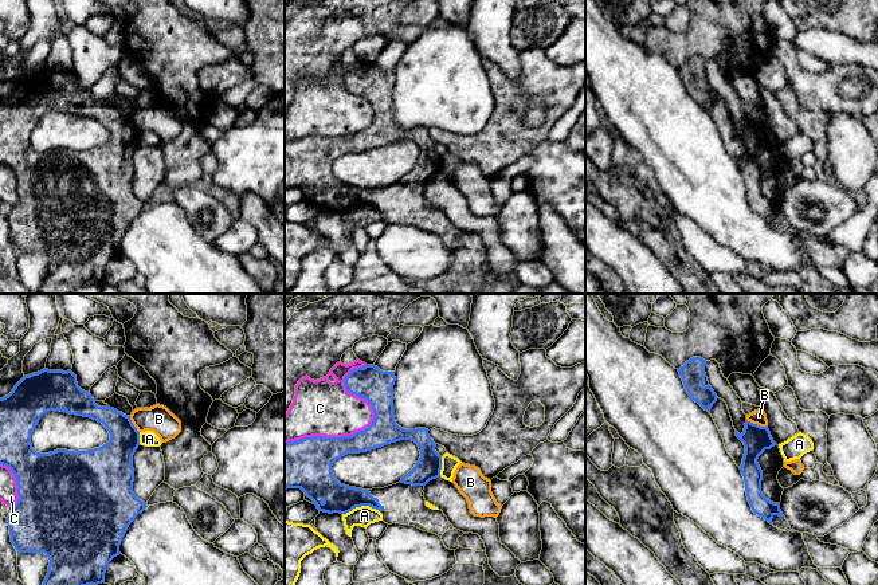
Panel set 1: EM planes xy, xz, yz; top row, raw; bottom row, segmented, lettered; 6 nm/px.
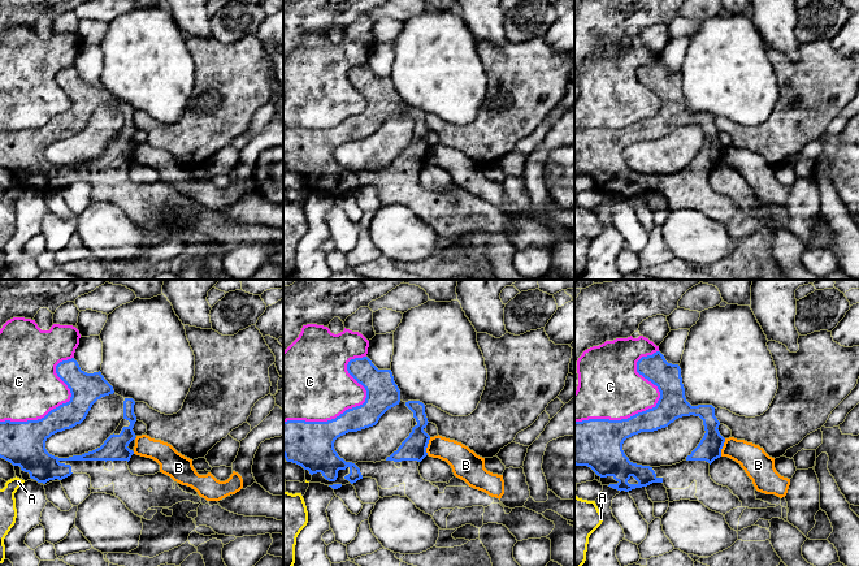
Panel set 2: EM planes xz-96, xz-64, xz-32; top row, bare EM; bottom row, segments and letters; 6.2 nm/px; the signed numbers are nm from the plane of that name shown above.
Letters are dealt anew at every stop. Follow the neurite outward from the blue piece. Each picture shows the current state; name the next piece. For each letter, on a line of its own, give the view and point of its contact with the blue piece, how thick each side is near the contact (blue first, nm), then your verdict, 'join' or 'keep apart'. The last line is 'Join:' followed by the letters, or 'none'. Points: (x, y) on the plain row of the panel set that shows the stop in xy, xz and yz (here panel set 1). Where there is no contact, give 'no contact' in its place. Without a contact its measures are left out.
A: contact xz (360, 205); calibres 180 and 120 nm; keep apart
B: contact yz (756, 124); calibres 160 and 90 nm; keep apart
C: contact xz (365, 128); calibres 190 and 320 nm; keep apart
Join: none

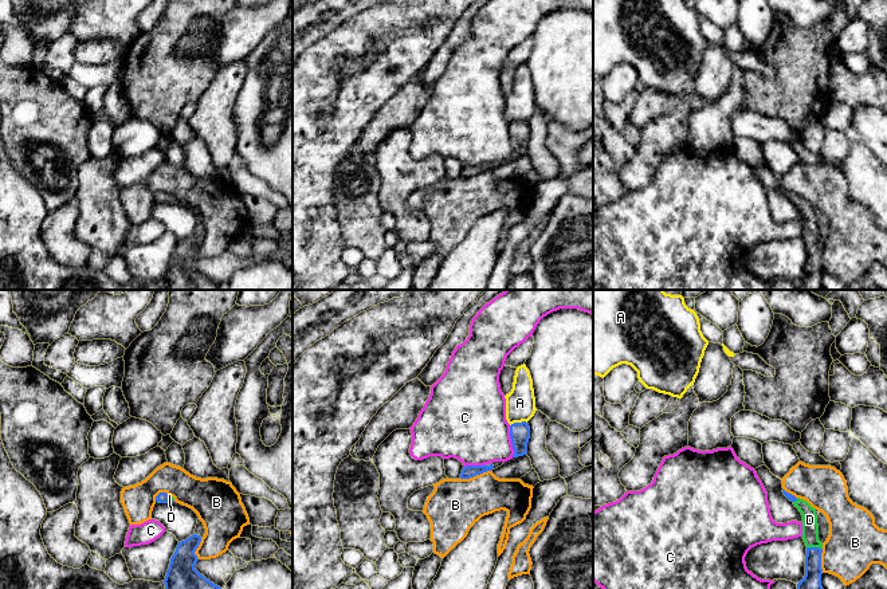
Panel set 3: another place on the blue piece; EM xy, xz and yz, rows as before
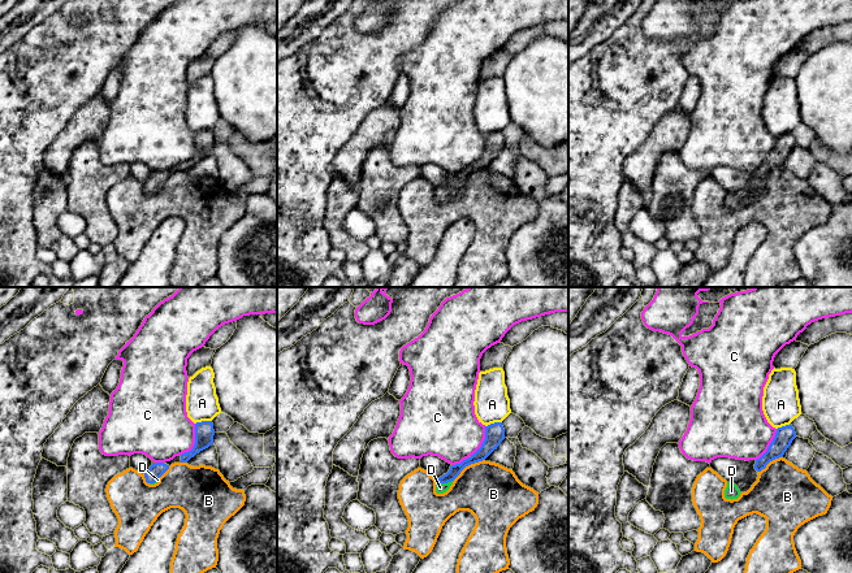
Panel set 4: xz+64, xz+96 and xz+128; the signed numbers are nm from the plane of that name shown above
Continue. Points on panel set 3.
A: contact xz (518, 122); calibres 130 and 180 nm; keep apart
B: contact xz (475, 175); calibres 80 and 320 nm; keep apart
C: contact xz (511, 141); calibres 130 and 420 nm; keep apart
D: contact yz (815, 247); calibres 150 and 100 nm; join
Join: D

